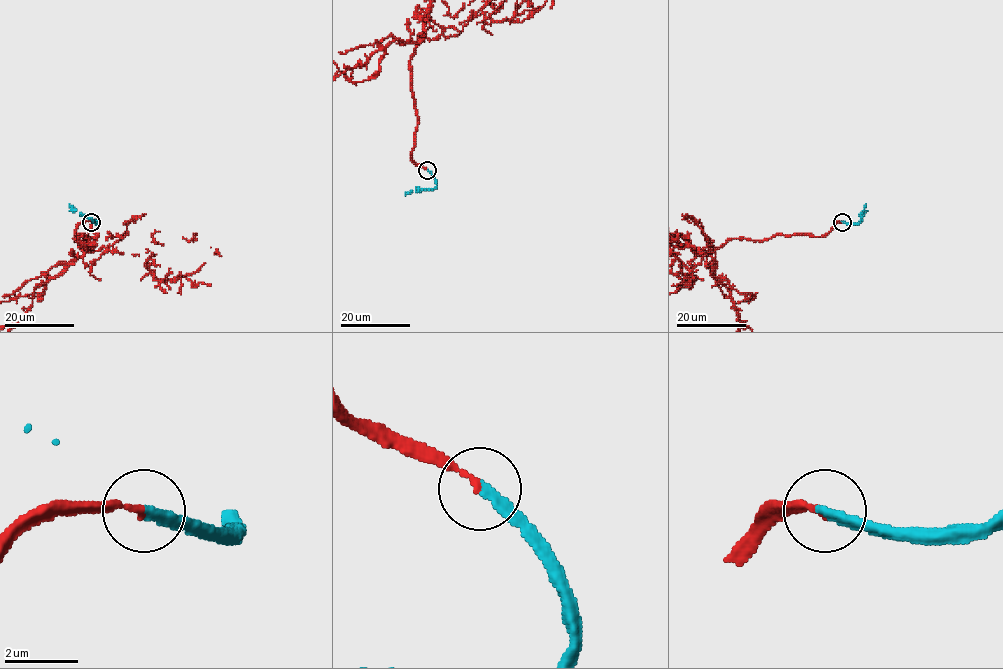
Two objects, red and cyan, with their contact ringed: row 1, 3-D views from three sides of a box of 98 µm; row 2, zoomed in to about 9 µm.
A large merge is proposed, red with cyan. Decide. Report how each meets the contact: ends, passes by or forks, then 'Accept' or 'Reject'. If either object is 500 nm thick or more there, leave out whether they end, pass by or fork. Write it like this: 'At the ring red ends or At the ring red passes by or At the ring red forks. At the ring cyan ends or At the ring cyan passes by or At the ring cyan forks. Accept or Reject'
At the ring red ends. At the ring cyan ends. Accept

